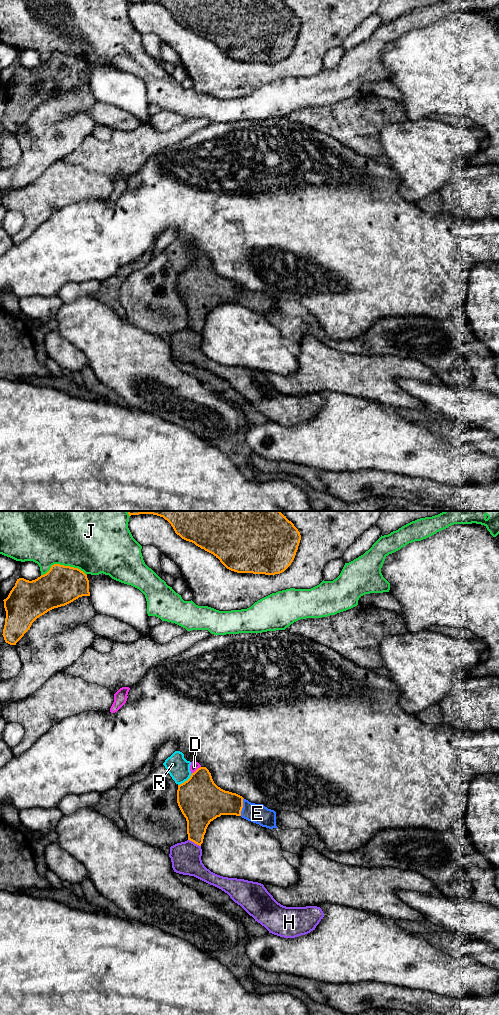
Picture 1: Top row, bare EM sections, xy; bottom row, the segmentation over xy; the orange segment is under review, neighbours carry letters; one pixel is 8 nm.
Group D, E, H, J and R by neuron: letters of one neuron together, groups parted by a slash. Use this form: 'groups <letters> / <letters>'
groups D R / E / H / J

